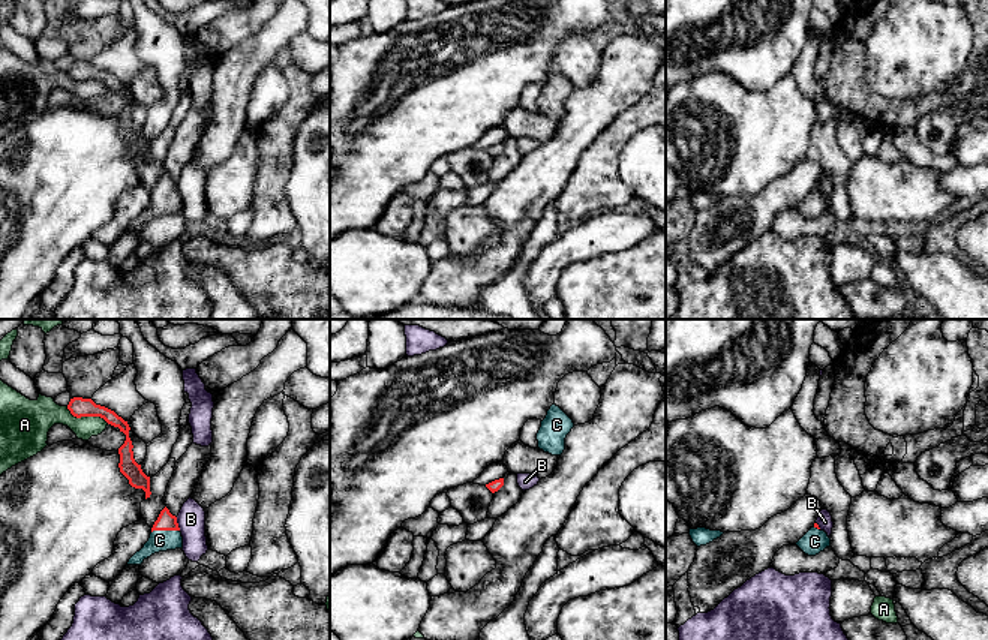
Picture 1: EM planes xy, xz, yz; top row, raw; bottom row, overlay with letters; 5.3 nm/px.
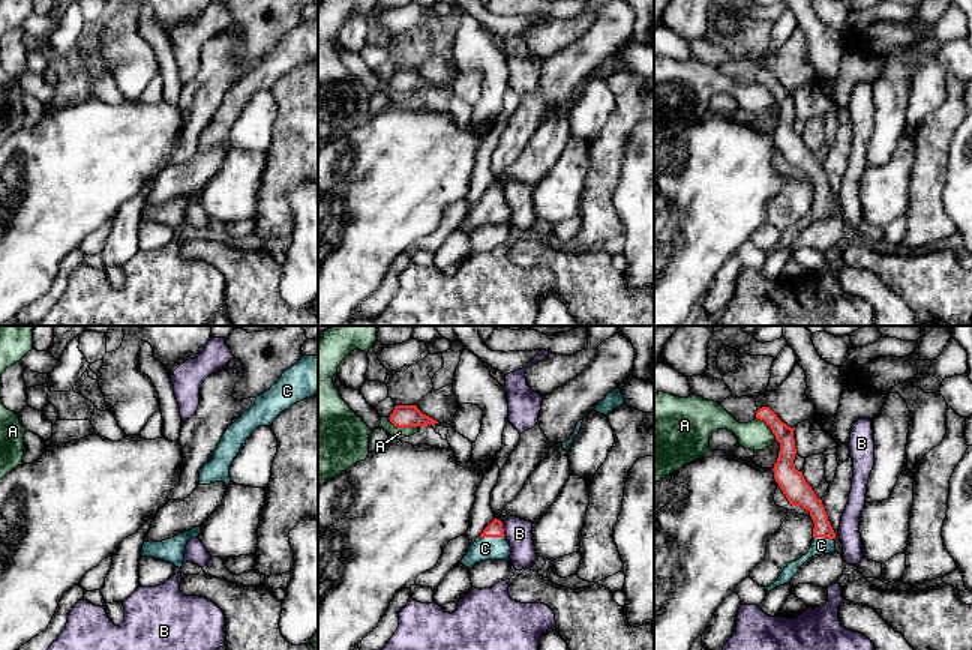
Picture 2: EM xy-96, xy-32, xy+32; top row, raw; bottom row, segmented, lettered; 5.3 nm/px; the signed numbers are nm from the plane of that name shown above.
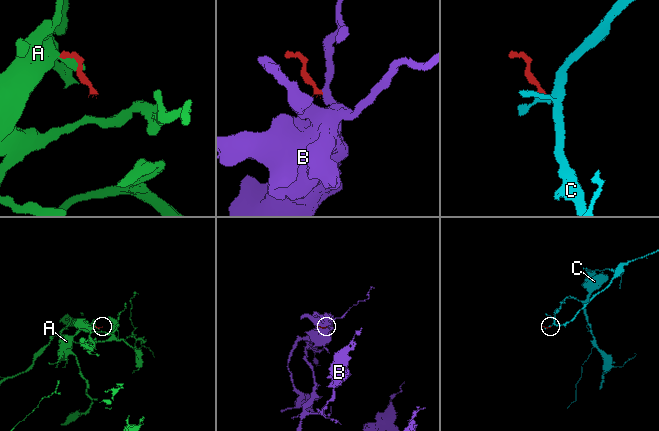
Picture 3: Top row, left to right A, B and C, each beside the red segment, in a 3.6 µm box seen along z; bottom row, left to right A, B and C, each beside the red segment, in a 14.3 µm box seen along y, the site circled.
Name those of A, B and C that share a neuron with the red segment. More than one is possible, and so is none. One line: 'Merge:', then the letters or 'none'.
Merge: C

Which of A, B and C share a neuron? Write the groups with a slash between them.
A / B / C

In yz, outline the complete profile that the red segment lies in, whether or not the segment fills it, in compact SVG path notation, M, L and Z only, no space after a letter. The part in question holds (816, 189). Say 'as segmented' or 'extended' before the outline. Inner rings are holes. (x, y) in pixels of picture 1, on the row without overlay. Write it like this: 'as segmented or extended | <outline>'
extended | M817 187L796 207L796 210L808 220L816 220L831 210L831 202Z

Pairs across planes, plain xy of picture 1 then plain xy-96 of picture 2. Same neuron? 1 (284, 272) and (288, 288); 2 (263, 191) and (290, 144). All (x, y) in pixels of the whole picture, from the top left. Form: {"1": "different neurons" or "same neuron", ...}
{"1": "different neurons", "2": "same neuron"}

